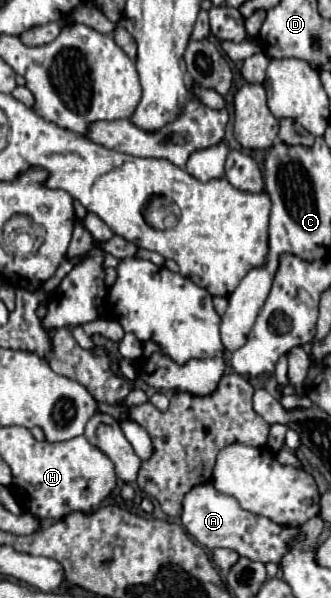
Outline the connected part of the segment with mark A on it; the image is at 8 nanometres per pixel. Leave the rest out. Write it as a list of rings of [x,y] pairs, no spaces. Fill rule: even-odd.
[[[200,484],[194,486],[184,496],[184,526],[202,546],[206,548],[228,548],[238,552],[240,556],[254,560],[254,562],[274,562],[280,564],[282,554],[290,548],[290,542],[298,538],[298,526],[282,526],[272,522],[266,516],[250,514],[248,510],[242,510],[234,498],[228,494],[216,492],[212,484]]]

